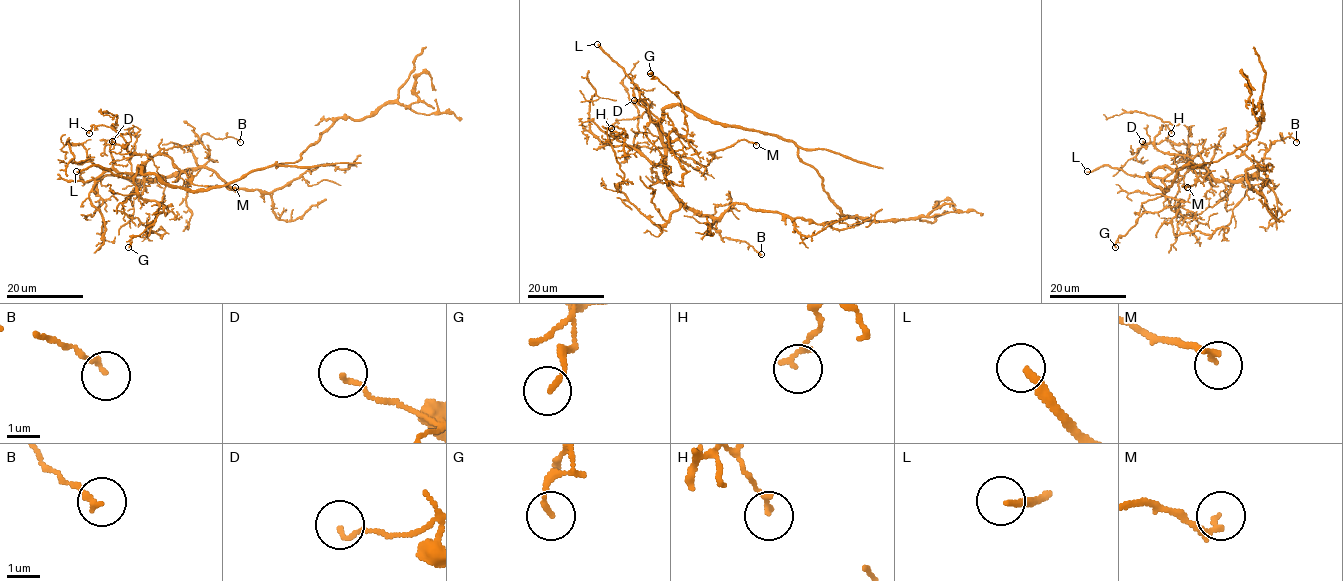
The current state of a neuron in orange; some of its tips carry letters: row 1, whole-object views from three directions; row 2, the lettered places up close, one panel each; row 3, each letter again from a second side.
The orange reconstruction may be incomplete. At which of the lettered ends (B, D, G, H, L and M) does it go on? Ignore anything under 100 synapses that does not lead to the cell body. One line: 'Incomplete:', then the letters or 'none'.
Incomplete: L

